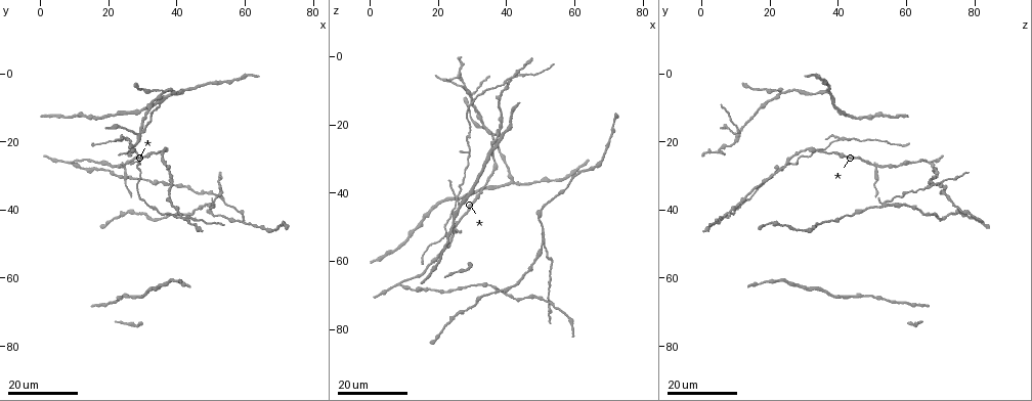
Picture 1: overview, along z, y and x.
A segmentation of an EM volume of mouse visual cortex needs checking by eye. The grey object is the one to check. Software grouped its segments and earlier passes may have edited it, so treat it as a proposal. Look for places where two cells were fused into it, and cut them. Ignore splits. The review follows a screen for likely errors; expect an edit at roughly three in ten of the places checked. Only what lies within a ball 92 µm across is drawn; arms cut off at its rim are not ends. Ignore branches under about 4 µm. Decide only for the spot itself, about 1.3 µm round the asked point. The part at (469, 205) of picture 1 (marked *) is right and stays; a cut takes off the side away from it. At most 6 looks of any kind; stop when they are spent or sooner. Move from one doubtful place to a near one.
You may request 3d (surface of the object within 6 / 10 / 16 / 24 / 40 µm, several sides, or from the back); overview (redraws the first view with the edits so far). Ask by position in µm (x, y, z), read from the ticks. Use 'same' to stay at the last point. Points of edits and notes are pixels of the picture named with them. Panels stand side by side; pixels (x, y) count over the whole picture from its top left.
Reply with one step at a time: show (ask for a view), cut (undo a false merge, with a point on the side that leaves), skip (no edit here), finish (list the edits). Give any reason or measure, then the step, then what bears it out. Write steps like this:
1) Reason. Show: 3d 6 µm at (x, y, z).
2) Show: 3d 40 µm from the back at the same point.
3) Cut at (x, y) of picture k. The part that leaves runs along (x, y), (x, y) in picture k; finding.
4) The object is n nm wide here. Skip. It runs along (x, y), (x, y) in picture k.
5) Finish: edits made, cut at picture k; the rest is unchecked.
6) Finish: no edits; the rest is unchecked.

Three-way junction. Show: 3d 16 µm at (9.0, 26.5, 67.0).

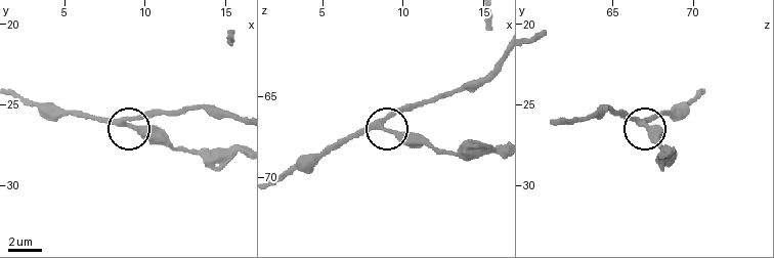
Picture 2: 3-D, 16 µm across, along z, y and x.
Show: 3d 6 µm at (8.7, 26.3, 66.9).

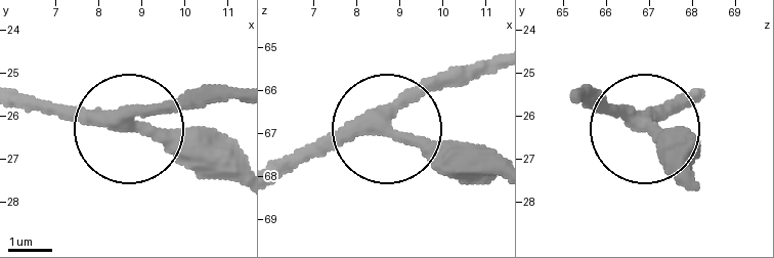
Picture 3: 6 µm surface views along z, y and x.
The side arm is 9 µm long. Skip. It runs along (491, 58), (436, 74), (371, 129), (274, 158) in picture 3; one cell here.

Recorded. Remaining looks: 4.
Four arms meet. Show: 3d 24 µm at (25.0, 27.5, 51.0).

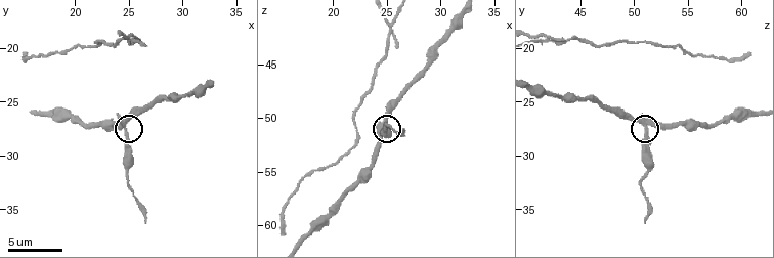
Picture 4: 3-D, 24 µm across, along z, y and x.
Closer look. Show: 3d 10 µm at (24.8, 27.4, 51.0).

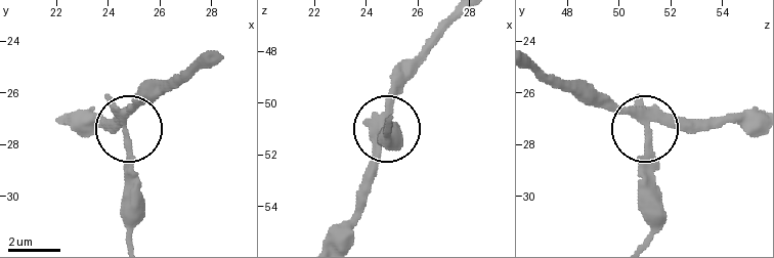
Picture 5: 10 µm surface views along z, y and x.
The side arm is 10 µm long. Cut at (124, 176) of picture 5. The part that leaves runs along (126, 137), (128, 241) in picture 5; two cells meet here.

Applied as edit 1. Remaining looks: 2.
Sudden change in width. Show: 3d 16 µm at (50.5, 37.0, 54.0).

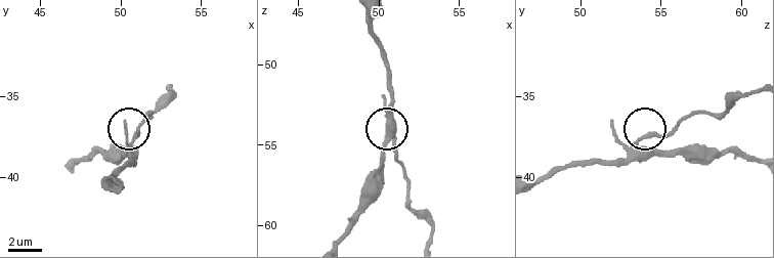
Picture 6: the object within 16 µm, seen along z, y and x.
Show: 3d 6 µm at (50.9, 37.5, 54.0).

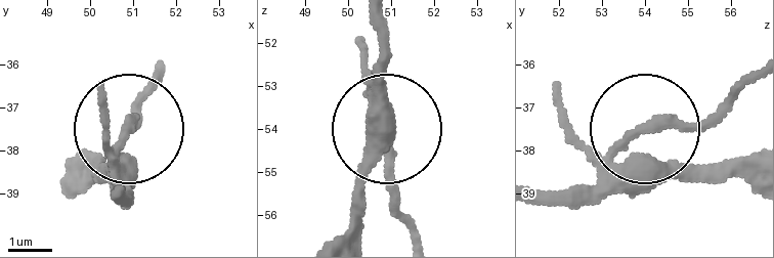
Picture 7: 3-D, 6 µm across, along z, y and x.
Cut at (386, 170) of picture 7. The part that leaves runs along (125, 134), (155, 83) in picture 7; two cells meet here.

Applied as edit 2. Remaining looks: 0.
Finish: edits made, cut at picture 5, cut at picture 7; the rest is unchecked.

